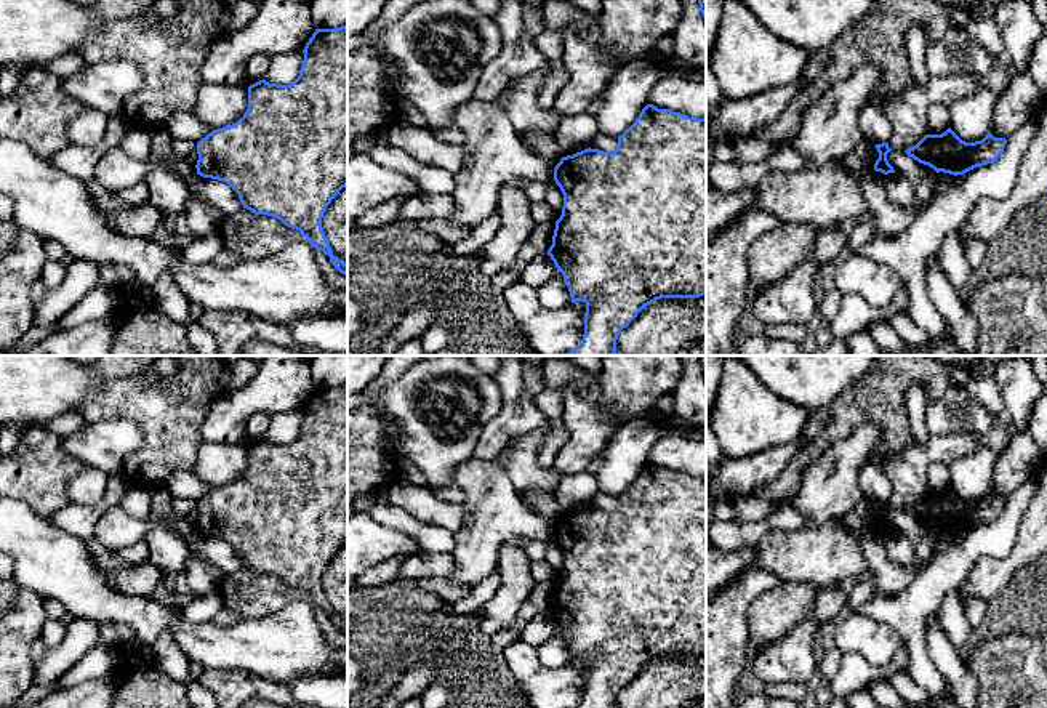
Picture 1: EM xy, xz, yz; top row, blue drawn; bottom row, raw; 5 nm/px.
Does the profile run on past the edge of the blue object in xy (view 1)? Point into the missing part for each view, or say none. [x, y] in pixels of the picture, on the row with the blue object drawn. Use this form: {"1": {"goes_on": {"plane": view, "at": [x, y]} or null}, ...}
{"1": {"goes_on": null}}

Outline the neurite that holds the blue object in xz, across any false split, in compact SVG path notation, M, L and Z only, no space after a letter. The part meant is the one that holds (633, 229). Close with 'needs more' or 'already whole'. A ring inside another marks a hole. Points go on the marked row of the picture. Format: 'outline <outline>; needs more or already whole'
outline M647 104L636 122L618 136L613 152L584 149L573 155L562 157L554 168L554 181L564 194L562 215L556 221L552 245L548 255L554 261L564 282L568 287L572 303L584 301L584 335L580 344L564 356L618 356L616 340L637 314L661 298L700 298L706 295L706 119L688 117L671 109L658 109Z; already whole

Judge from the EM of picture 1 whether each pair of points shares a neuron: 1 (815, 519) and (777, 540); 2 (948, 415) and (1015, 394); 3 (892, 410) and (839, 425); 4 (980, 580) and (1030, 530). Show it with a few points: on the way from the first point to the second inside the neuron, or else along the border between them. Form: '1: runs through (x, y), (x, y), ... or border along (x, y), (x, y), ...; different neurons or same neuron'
1: border along (836, 519), (828, 519), (817, 527), (807, 529); different neurons
2: border along (994, 415), (991, 428), (982, 436), (959, 433); different neurons
3: runs through (879, 410), (852, 412); same neuron
4: runs through (996, 572), (1004, 569), (1026, 547); same neuron

